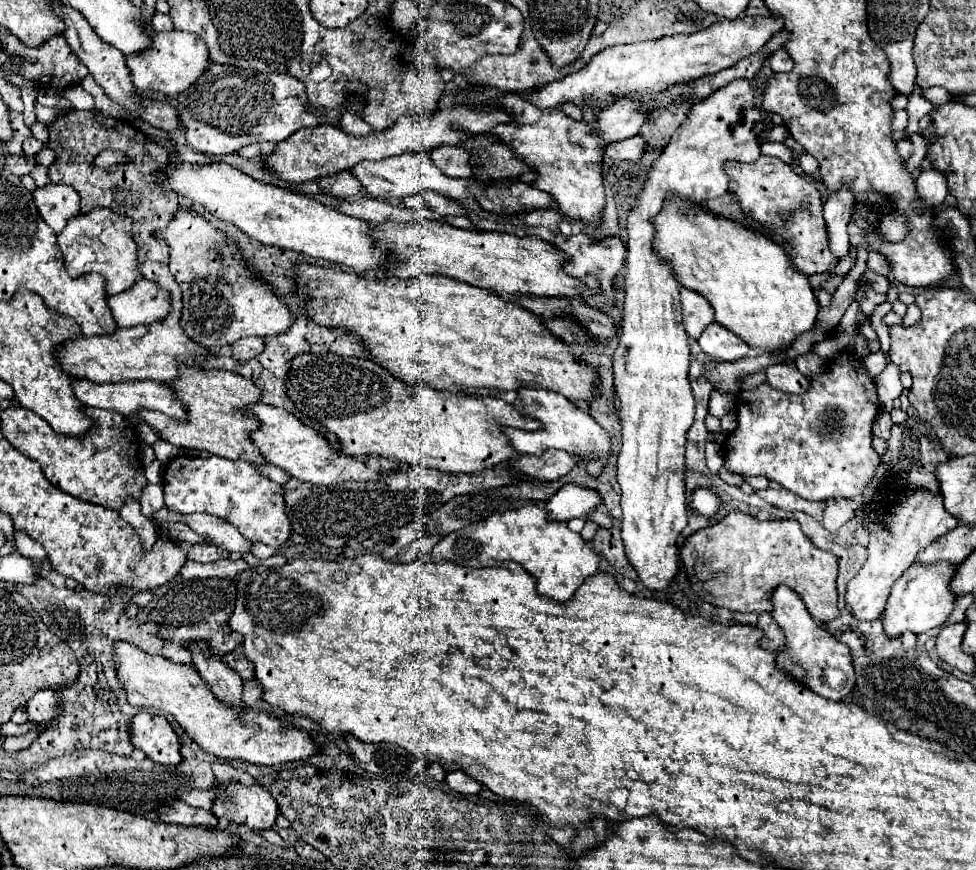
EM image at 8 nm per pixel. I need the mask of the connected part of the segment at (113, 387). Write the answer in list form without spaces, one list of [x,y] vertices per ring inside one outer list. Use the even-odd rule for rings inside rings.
[[[76,380],[74,394],[90,408],[114,410],[124,416],[138,414],[140,410],[158,410],[158,412],[164,412],[166,416],[176,418],[176,420],[188,418],[184,404],[176,398],[172,388],[166,386],[164,382],[156,382],[156,380],[136,380],[136,382],[120,382],[120,384],[94,384],[90,380]]]

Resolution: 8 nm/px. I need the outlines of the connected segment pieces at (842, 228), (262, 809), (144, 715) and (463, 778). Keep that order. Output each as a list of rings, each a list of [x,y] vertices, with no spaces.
[[[838,190],[826,198],[824,220],[830,232],[830,246],[838,258],[844,258],[850,250],[848,246],[848,224],[856,206],[856,196],[850,190]]]
[[[234,782],[226,790],[216,792],[210,812],[218,820],[246,824],[250,830],[260,832],[274,826],[278,804],[266,788],[258,784],[244,786],[240,782]]]
[[[146,710],[132,718],[132,744],[156,764],[178,766],[182,760],[180,740],[172,724],[164,716]]]
[[[460,770],[448,772],[448,774],[446,774],[446,784],[448,784],[452,790],[460,792],[460,794],[478,794],[480,788],[482,788],[480,782],[476,782],[474,778],[470,778],[468,774],[464,774],[464,772],[460,772]]]

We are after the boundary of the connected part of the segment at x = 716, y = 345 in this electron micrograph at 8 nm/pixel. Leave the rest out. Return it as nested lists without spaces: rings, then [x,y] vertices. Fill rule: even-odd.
[[[712,322],[704,330],[704,334],[698,338],[698,344],[702,346],[706,354],[710,354],[716,360],[724,360],[724,362],[740,360],[750,350],[750,346],[744,344],[742,338],[738,338],[736,334],[732,334],[728,328],[720,326],[718,322]]]

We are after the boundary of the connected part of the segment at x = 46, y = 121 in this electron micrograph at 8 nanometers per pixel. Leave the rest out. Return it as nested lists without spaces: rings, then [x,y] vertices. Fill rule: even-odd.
[[[36,104],[36,114],[38,114],[38,122],[44,124],[46,128],[50,128],[50,126],[56,122],[56,118],[58,118],[58,112],[56,112],[56,110],[44,108],[44,106],[40,106],[40,104]]]

